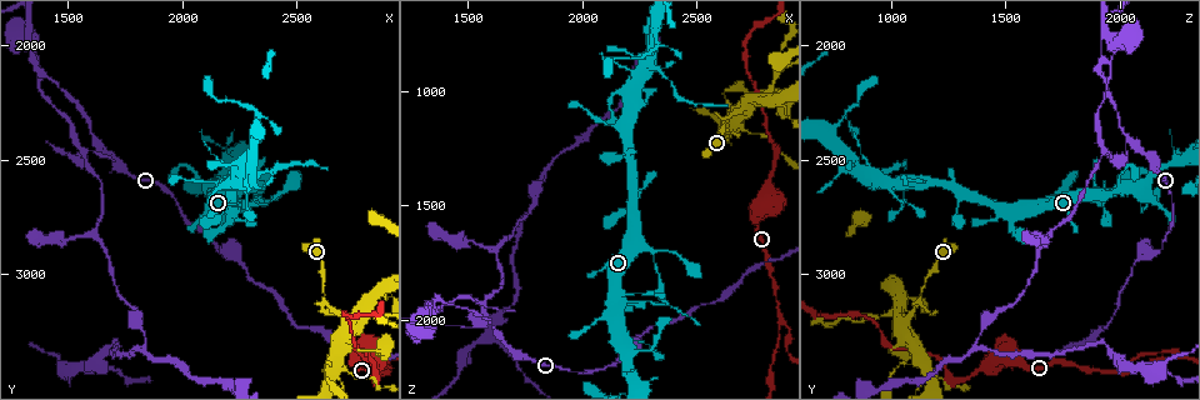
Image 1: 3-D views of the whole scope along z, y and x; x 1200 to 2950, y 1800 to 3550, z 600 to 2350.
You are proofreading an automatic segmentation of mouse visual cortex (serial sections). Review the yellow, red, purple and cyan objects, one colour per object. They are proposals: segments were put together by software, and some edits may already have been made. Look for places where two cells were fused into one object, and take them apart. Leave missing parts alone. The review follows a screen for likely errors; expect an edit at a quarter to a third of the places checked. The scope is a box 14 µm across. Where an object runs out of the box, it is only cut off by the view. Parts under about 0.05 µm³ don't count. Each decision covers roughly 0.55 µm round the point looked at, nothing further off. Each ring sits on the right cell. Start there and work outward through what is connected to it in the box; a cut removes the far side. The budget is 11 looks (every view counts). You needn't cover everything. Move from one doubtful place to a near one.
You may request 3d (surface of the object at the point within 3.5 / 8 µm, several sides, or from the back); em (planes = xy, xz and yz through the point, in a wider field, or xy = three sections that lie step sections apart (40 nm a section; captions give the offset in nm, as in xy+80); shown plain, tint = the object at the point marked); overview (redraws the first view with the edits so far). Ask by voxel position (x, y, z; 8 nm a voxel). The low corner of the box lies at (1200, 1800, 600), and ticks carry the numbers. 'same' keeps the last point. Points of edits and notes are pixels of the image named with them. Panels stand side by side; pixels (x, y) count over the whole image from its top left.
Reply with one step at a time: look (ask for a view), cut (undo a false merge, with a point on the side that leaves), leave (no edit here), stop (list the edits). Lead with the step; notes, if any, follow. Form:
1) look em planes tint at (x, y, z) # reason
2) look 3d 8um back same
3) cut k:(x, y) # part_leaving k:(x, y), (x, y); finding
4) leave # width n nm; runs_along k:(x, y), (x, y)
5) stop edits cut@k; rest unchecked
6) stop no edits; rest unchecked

look 3d 3.5um at (2700, 3210, 1070)

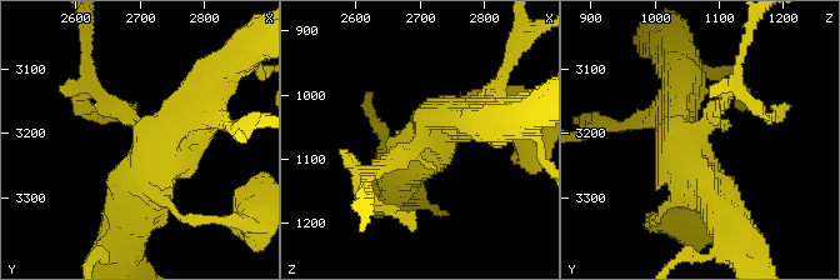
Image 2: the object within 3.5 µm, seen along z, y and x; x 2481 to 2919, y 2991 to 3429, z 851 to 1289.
look em xy step 2 tint at (2705, 3210, 1060) # arms 4; arm_widths 150, 150, 400, 450 nm; shape alone is not enough

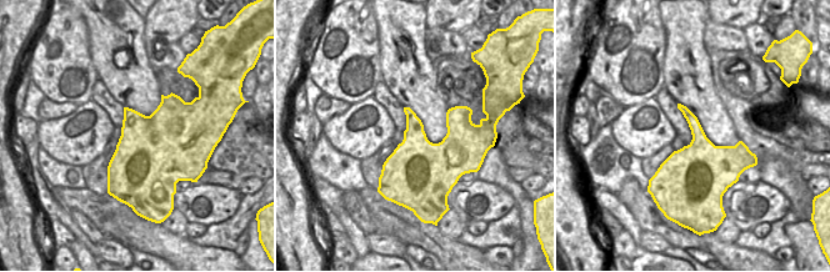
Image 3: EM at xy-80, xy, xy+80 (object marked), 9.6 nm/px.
leave # runs_along 2:(91, 80), (141, 130), (134, 203); continuous, no second cell

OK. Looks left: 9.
look 3d 3.5um at (2840, 3460, 1330) # thin neck

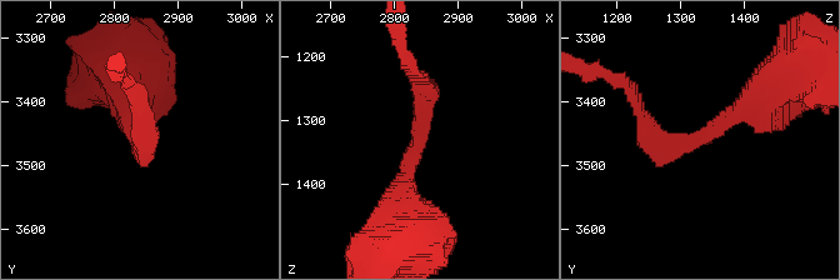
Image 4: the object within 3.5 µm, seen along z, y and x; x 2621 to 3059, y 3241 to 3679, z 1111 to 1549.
look em xy step 1 tint at (2845, 3455, 1325) # arm_widths 300, 300 nm; now the EM

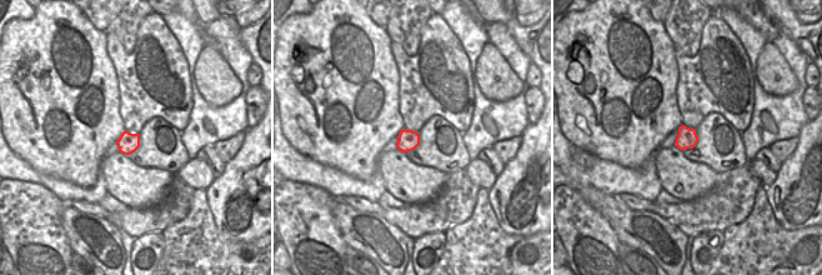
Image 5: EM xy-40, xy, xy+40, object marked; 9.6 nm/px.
look em xy step 5 tint same

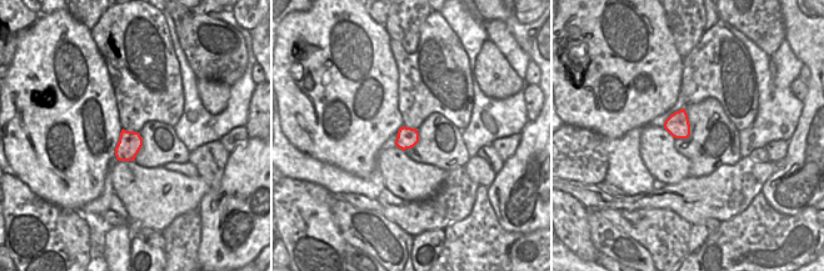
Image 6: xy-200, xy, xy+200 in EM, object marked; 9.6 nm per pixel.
leave # all the same cell

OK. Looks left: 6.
look 3d 3.5um at (2240, 2930, 2090) # calibre changes

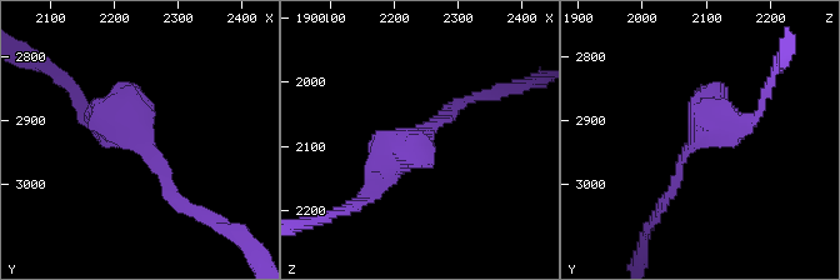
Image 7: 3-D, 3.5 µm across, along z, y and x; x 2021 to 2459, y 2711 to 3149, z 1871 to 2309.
look em xy step 5 tint at (2240, 2935, 2085) # arm_widths 150, 350 nm; now the EM

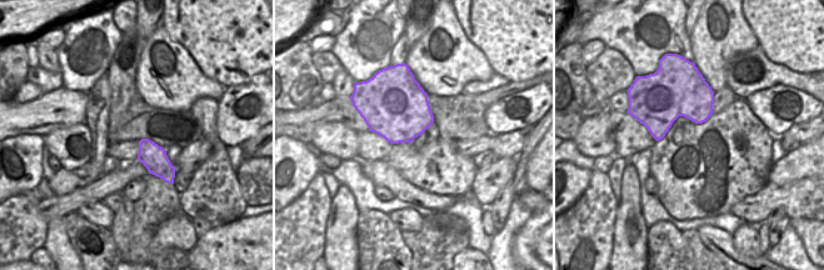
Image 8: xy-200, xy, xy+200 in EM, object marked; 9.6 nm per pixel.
leave # runs_along 7:(378, 186), (389, 158), (463, 103); all the same cell

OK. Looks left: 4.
look 3d 3.5um at (2310, 2680, 1740) # small branch off a trunk

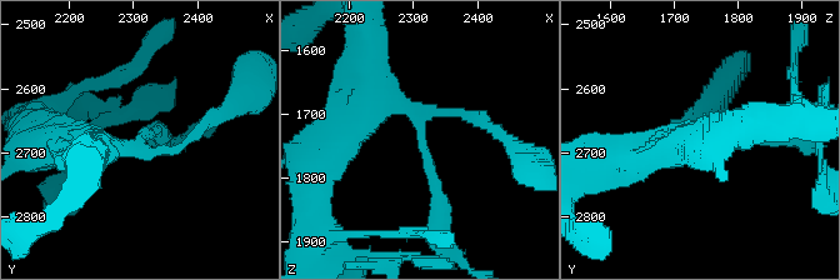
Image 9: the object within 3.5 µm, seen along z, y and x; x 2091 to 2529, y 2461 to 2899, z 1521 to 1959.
look em xy step 3 tint at (2310, 2675, 1745) # arms 3; arm_widths 150, 150, 400 nm; need the tissue

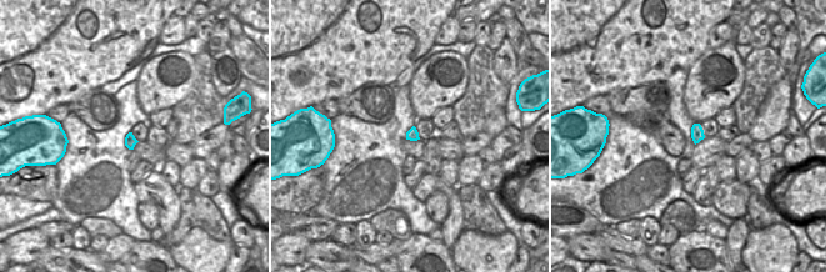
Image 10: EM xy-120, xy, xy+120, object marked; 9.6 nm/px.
leave # runs_along 9:(364, 106), (418, 119), (440, 218); all the same cell

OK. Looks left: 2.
look 3d 3.5um at (1350, 2070, 1930) # side arm on a straight run

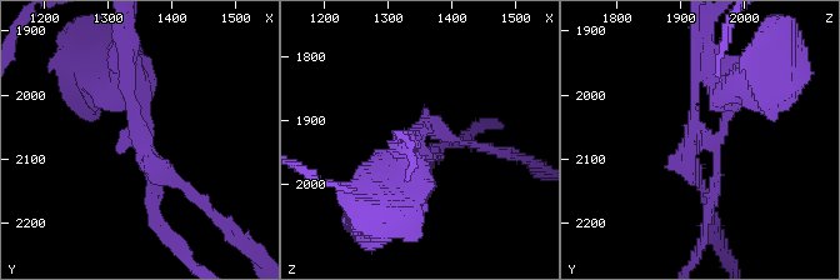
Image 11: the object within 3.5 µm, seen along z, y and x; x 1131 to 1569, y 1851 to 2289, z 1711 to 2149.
look em xy step 1 tint at (1345, 2075, 1925) # need the tissue

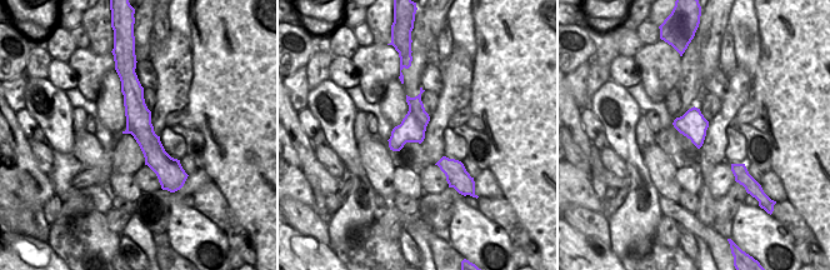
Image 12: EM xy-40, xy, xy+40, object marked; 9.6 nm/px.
cut 11:(98, 54) # part_leaving 11:(698, 141), (718, 153), (704, 238); a second cell is stuck on

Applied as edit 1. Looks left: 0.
stop edits cut@11; rest unchecked

